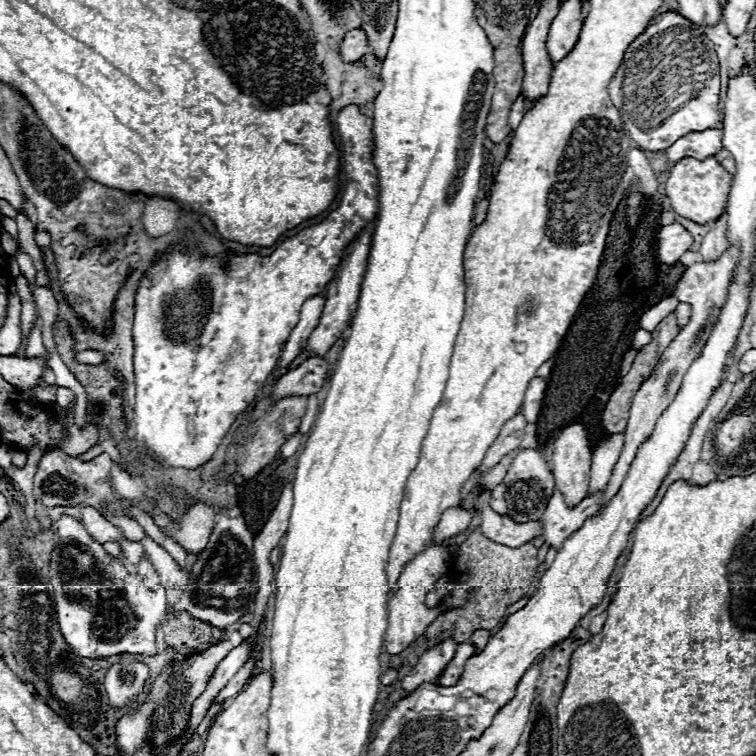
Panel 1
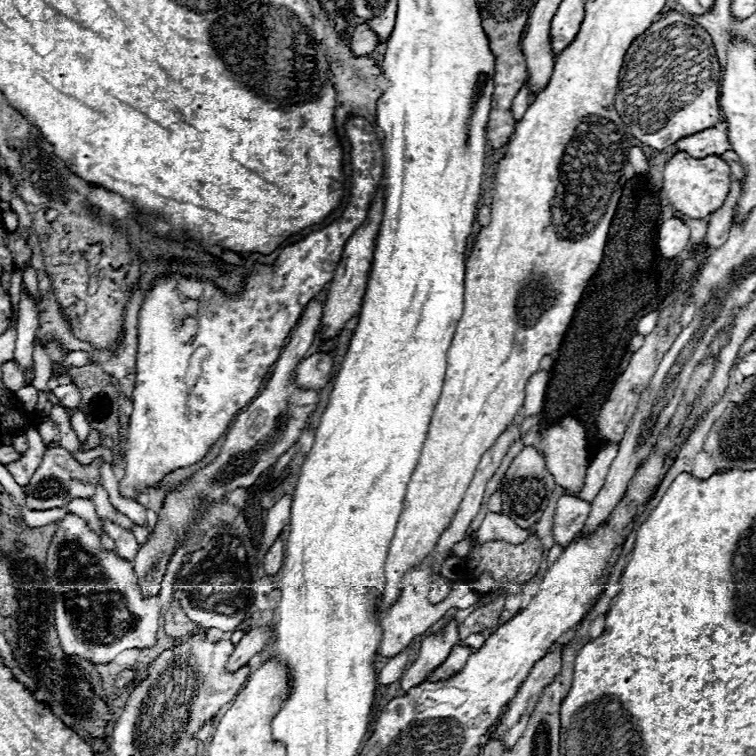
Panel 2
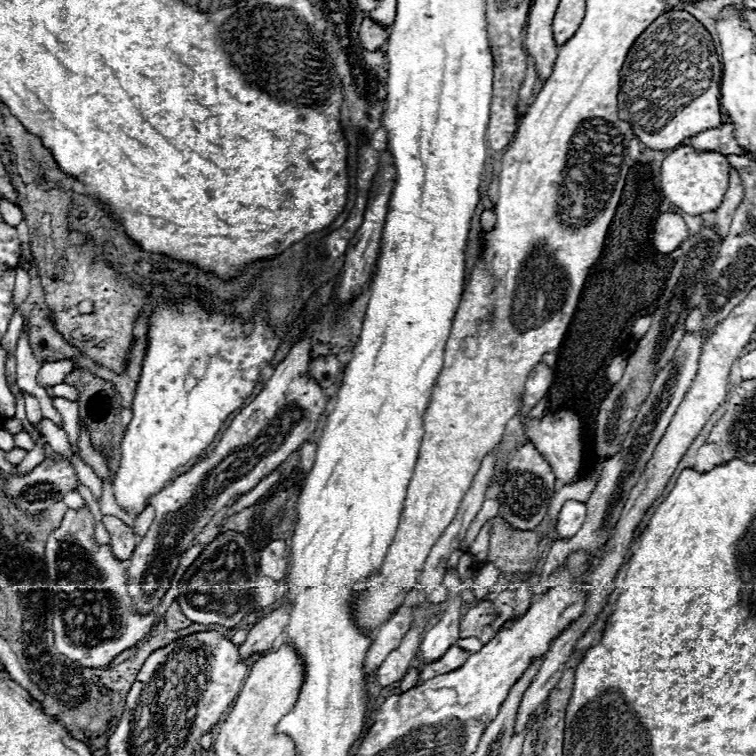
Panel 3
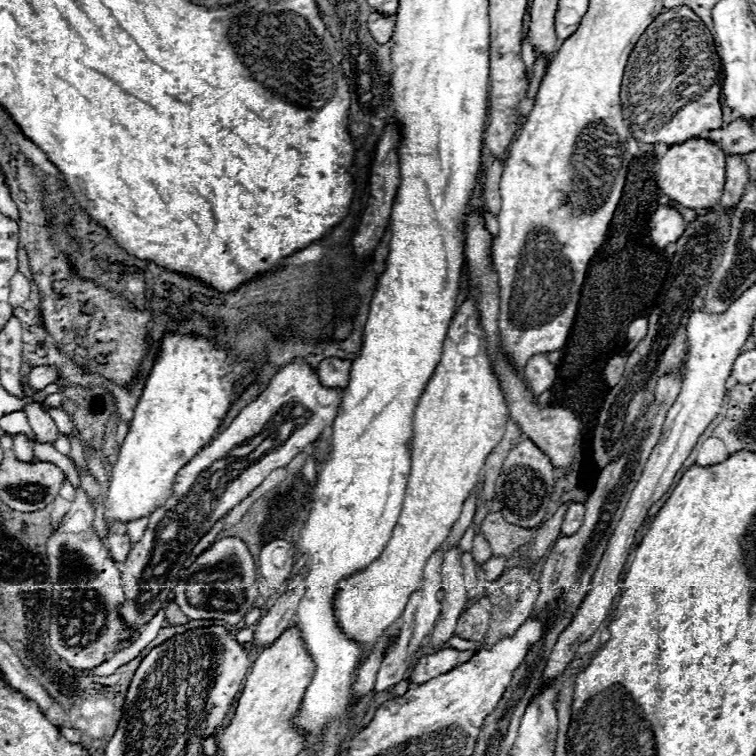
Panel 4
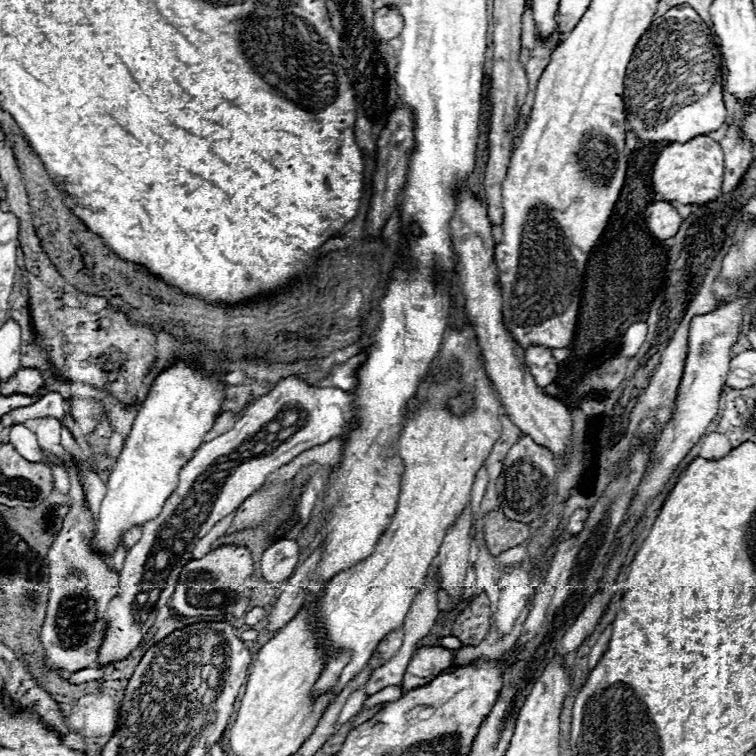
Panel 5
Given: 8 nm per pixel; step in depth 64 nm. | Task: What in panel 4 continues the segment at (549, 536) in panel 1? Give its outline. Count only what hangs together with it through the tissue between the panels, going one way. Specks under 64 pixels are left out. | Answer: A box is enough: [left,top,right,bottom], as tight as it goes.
[562,504,584,534]

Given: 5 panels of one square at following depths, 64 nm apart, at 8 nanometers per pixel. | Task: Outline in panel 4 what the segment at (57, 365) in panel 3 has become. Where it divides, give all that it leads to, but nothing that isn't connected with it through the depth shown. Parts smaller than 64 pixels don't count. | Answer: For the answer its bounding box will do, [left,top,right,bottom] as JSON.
[28,366,60,390]

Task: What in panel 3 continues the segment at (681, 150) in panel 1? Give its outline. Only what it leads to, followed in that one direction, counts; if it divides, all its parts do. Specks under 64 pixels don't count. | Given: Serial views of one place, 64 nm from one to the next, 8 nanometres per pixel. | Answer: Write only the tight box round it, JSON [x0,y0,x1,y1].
[680,124,742,154]

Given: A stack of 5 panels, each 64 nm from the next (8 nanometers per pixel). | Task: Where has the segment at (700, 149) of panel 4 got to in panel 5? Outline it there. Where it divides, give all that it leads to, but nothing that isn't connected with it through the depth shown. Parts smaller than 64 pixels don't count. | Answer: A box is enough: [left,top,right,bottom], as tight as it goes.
[652,136,724,206]

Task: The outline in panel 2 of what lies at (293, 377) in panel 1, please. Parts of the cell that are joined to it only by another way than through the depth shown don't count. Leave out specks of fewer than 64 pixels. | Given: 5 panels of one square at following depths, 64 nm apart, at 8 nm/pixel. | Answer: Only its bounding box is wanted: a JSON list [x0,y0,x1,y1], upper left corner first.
[294,352,332,390]

